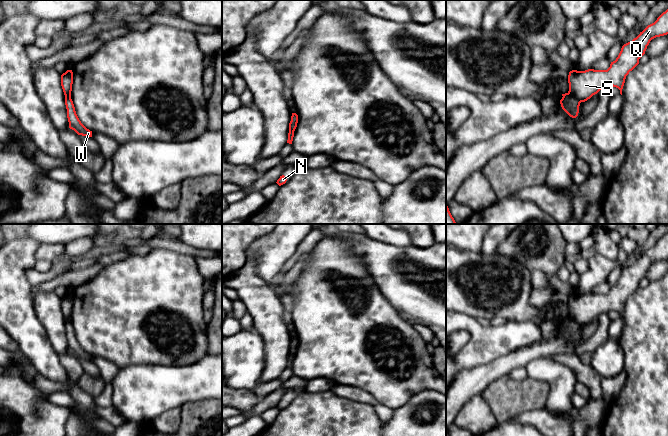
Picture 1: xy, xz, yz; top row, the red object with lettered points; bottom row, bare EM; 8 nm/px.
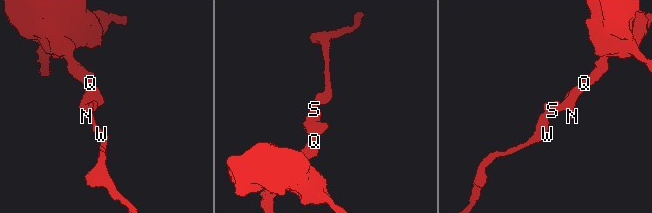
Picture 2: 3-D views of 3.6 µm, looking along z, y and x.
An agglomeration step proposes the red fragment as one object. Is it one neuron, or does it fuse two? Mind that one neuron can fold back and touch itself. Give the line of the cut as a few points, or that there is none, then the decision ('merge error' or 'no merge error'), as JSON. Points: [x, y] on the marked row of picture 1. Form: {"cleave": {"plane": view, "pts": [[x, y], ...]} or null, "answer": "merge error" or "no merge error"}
{"cleave": {"plane": "yz", "pts": [[568, 91], [580, 102]]}, "answer": "merge error"}

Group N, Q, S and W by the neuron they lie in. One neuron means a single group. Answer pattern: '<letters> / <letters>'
N Q S / W

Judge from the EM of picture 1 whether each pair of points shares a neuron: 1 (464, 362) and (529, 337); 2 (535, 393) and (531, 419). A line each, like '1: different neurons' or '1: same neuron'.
1: same neuron
2: different neurons

